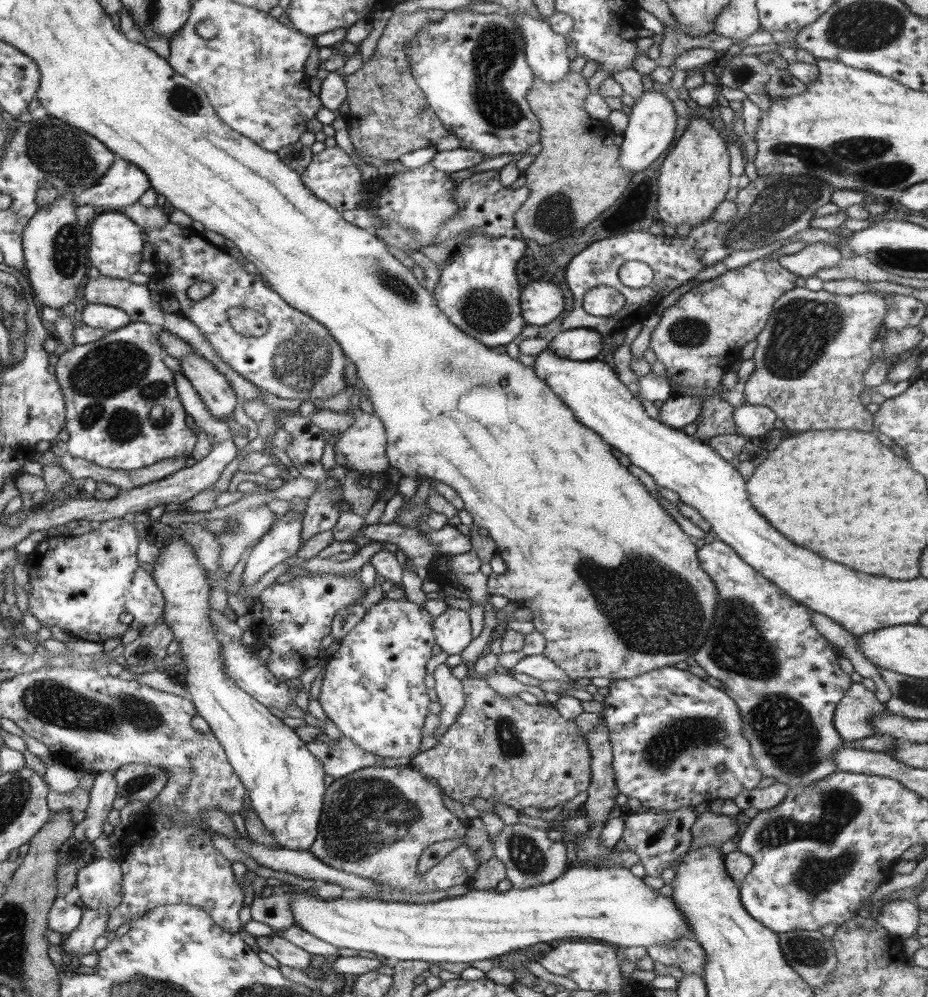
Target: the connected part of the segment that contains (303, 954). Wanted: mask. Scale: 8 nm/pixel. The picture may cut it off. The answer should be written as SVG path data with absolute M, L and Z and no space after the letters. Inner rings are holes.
M274 934L258 936L256 937L256 943L260 950L270 954L275 960L280 962L280 965L301 971L310 968L312 955L306 950L298 948L292 942L280 938L280 936Z

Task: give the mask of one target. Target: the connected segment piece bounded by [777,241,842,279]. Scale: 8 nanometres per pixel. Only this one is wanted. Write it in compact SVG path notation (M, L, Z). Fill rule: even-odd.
M817 242L806 245L796 254L785 254L778 257L778 262L803 278L814 276L820 268L835 267L841 259L840 251L832 245Z

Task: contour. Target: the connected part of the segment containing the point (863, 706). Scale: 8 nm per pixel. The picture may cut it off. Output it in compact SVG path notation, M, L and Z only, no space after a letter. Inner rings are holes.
M853 682L835 709L834 728L847 744L876 733L871 725L873 716L888 712L888 708L877 700L874 693L861 682Z

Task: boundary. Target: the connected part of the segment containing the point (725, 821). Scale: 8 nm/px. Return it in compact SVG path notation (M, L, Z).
M707 810L698 814L697 821L691 826L690 849L696 850L701 846L730 841L736 832L738 832L736 817Z

